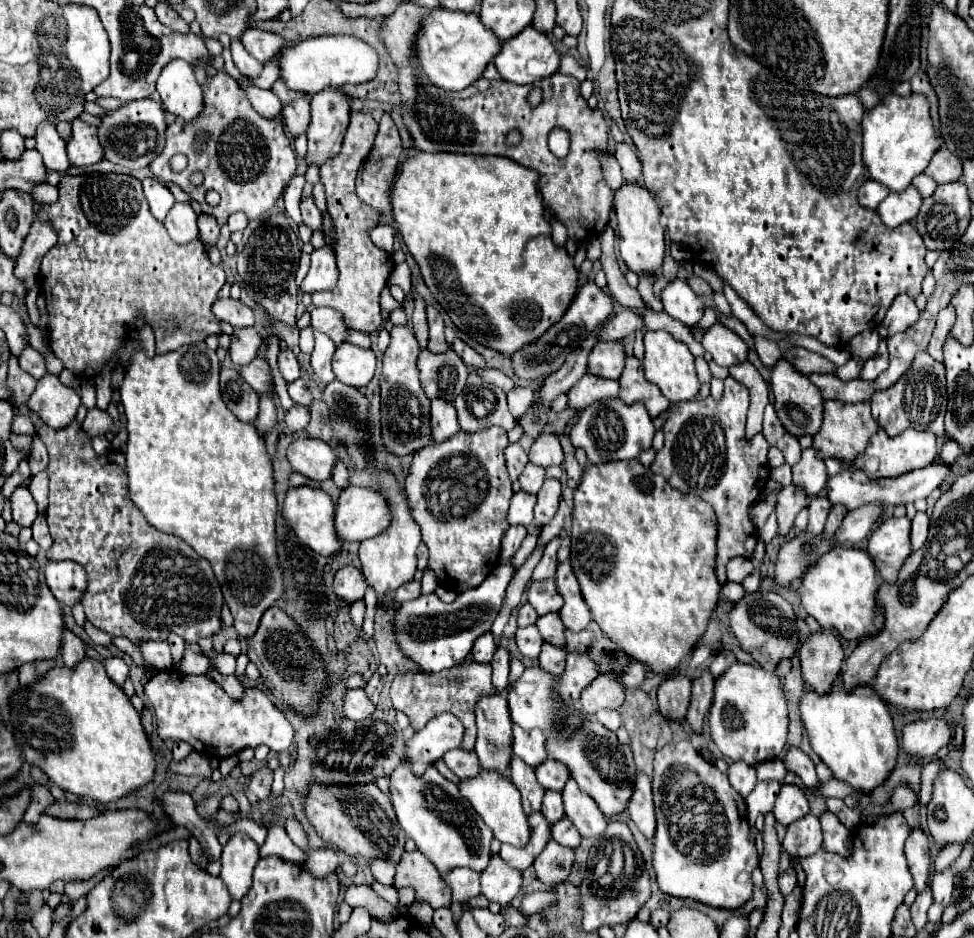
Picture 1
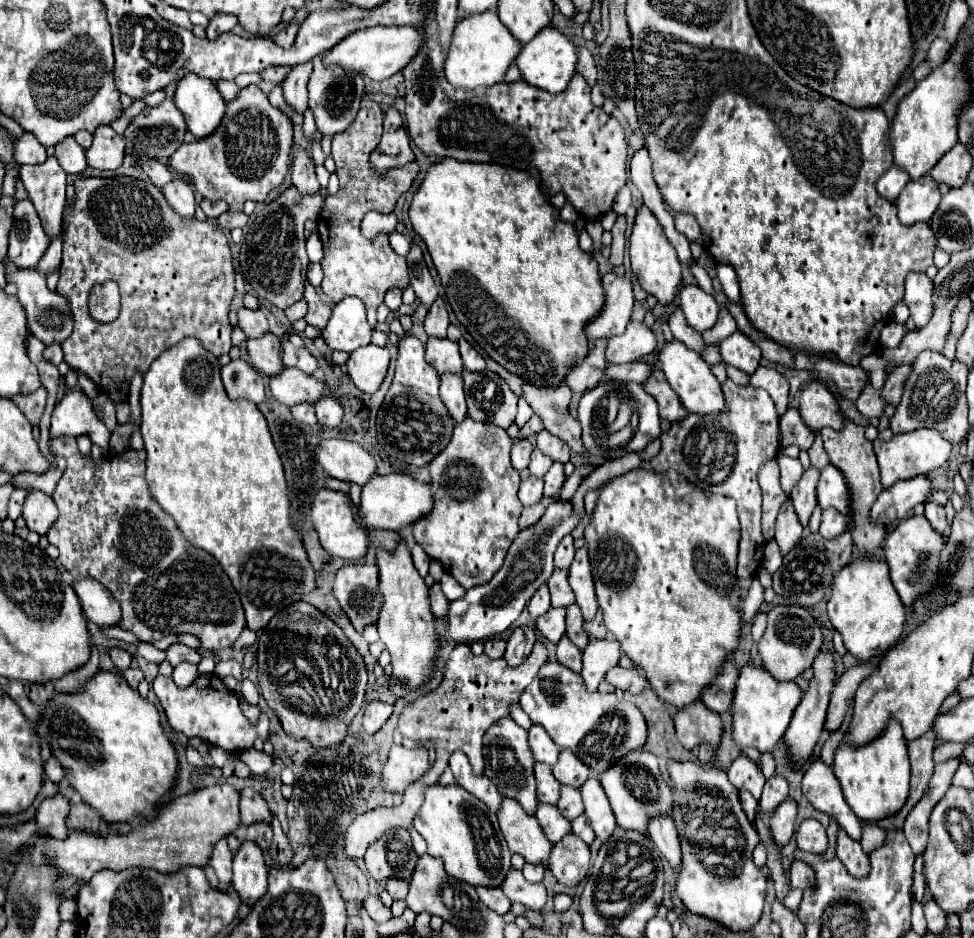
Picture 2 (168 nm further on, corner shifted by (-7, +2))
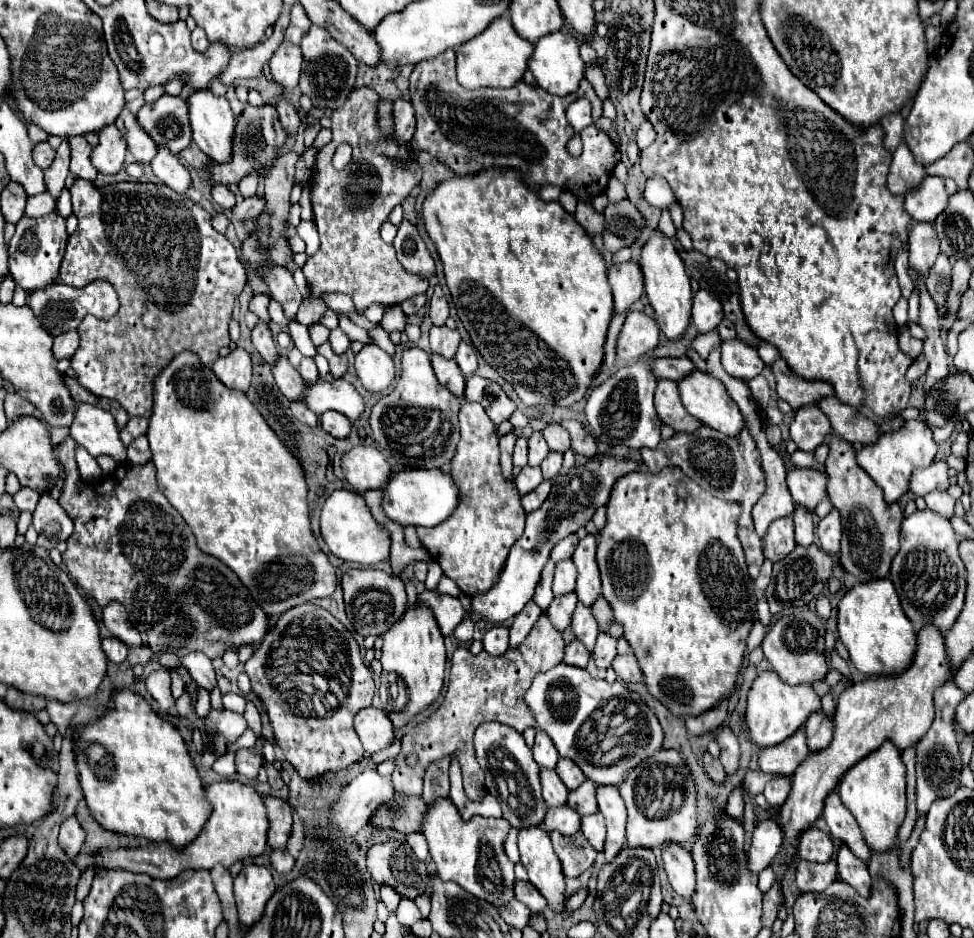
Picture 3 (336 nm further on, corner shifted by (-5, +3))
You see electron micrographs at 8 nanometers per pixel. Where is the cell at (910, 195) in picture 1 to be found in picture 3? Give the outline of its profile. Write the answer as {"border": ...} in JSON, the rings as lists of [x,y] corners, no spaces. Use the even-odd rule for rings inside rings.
{"border":[[[925,177],[919,187],[905,195],[905,209],[915,221],[933,223],[947,207],[947,191],[941,177]]]}

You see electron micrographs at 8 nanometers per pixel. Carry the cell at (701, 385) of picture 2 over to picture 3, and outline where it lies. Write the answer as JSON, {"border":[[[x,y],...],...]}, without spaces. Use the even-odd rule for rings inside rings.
{"border":[[[693,371],[693,375],[679,381],[679,393],[681,393],[681,401],[683,401],[685,409],[693,417],[697,417],[703,425],[707,425],[715,431],[721,431],[723,435],[729,435],[729,437],[737,437],[743,431],[745,421],[743,421],[743,415],[737,407],[737,403],[733,403],[733,399],[725,391],[725,387],[713,375]]]}

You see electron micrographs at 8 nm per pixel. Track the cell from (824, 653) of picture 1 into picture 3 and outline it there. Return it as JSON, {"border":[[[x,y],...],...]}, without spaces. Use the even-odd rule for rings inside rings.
{"border":[[[801,727],[797,735],[791,735],[785,739],[785,743],[779,743],[777,747],[765,747],[759,753],[759,769],[763,773],[773,773],[773,775],[793,775],[797,765],[807,759],[809,749],[807,749],[807,739],[805,739],[805,729]]]}

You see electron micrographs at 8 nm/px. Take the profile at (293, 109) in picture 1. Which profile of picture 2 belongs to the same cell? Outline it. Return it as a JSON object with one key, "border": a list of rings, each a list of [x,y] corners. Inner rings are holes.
{"border":[[[305,62],[305,64],[297,64],[291,68],[289,76],[285,78],[285,82],[281,84],[283,94],[285,94],[285,102],[291,106],[293,112],[297,114],[305,114],[305,110],[309,108],[309,100],[307,100],[307,84],[313,72],[313,64]]]}

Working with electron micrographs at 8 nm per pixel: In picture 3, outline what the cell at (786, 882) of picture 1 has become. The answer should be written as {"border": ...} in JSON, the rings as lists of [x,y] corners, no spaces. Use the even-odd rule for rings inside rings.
{"border":[[[831,859],[827,863],[811,863],[808,861],[797,861],[797,885],[801,891],[821,893],[827,885],[835,883],[839,879],[837,863]]]}

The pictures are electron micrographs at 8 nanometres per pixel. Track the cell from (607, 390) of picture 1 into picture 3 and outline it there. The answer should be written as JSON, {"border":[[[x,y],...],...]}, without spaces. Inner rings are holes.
{"border":[[[677,357],[677,359],[653,359],[651,361],[653,373],[659,379],[671,379],[671,381],[681,381],[687,375],[691,375],[697,367],[689,357]]]}

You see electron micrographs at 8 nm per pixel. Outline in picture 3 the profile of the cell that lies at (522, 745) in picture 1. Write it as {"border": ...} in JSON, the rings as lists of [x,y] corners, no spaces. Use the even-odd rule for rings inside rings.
{"border":[[[541,729],[535,735],[533,757],[539,763],[539,767],[547,767],[547,769],[555,769],[555,765],[559,761],[557,749],[553,747],[553,743],[549,743],[549,735],[545,735],[545,731],[541,731]]]}

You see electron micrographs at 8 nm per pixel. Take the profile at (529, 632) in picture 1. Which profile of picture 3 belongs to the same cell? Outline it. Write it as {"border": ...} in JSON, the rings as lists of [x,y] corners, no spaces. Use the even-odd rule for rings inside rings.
{"border":[[[571,591],[569,595],[559,595],[551,601],[547,613],[549,613],[549,619],[553,621],[553,625],[557,629],[567,629],[571,625],[571,617],[573,617],[573,611],[575,611],[575,605],[577,605],[577,595]]]}

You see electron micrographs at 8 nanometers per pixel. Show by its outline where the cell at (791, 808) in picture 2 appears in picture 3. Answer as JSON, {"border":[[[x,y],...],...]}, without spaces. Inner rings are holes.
{"border":[[[773,819],[761,821],[751,835],[751,847],[747,851],[749,871],[759,873],[761,869],[769,867],[775,855],[779,853],[781,839],[783,839],[781,827]]]}

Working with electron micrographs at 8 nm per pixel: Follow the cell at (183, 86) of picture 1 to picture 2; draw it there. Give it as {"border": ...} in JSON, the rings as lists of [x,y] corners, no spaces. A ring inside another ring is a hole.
{"border":[[[187,72],[187,76],[177,82],[173,102],[185,116],[187,128],[195,138],[209,136],[225,114],[225,100],[215,84],[195,76],[193,72]]]}

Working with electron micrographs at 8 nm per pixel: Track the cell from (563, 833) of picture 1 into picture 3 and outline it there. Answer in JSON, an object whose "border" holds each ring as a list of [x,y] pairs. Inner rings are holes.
{"border":[[[593,813],[581,819],[581,831],[585,833],[587,841],[601,851],[603,843],[605,843],[605,817],[601,813]]]}

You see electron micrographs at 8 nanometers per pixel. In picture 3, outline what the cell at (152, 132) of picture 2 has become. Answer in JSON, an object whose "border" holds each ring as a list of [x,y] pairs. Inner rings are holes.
{"border":[[[165,93],[157,101],[145,103],[137,117],[153,141],[165,143],[171,153],[179,153],[193,141],[189,105],[181,97]]]}

